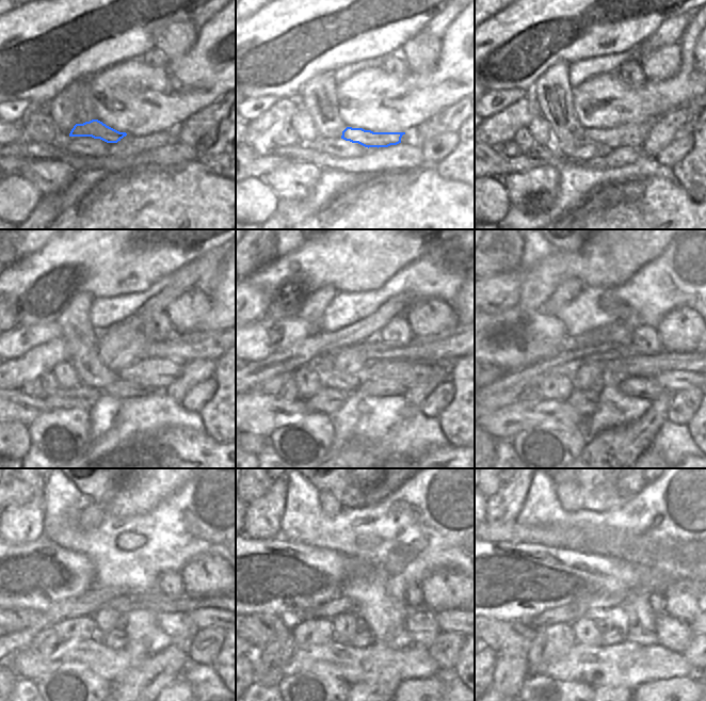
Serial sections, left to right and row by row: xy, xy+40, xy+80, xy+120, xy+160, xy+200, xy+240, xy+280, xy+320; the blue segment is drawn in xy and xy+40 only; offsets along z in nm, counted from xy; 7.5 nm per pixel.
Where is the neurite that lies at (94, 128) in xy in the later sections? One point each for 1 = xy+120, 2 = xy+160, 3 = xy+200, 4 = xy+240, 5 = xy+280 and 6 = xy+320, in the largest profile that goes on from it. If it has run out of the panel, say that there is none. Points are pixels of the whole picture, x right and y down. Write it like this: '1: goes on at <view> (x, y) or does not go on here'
1: goes on at xy+120 (155, 372)
2: goes on at xy+160 (407, 373)
3: goes on at xy+200 (677, 380)
4: goes on at xy+240 (203, 618)
5: goes on at xy+280 (448, 620)
6: goes on at xy+320 (691, 626)

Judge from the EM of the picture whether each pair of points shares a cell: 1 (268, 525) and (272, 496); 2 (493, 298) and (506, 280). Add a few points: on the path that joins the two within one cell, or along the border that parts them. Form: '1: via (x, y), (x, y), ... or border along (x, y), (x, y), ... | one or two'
1: via (270, 518), (270, 506), (272, 504) | one
2: via (497, 293), (506, 284) | one

